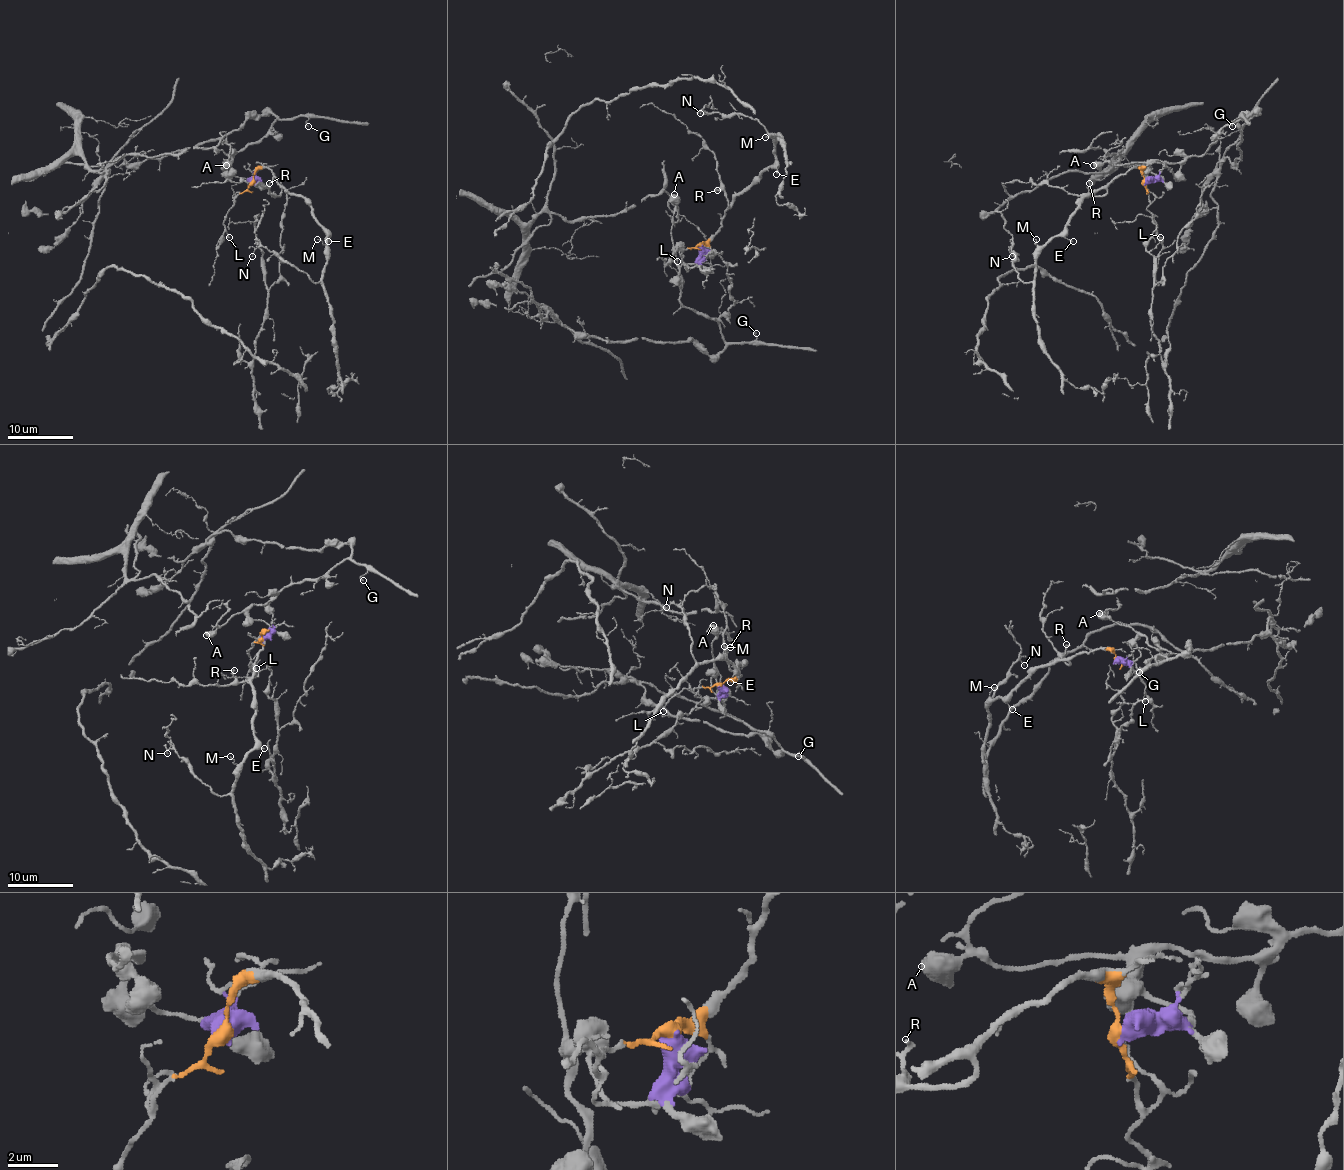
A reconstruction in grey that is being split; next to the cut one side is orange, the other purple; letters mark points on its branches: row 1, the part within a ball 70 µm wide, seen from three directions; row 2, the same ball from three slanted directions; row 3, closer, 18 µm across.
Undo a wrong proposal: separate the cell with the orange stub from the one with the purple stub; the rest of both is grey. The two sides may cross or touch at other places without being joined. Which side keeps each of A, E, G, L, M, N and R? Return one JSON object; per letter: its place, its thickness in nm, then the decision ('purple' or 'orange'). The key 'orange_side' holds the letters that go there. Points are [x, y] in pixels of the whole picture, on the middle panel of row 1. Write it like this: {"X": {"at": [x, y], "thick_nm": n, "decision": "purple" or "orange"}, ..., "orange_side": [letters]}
{"A": {"at": [674, 194], "thick_nm": 800, "decision": "purple"}, "E": {"at": [776, 174], "thick_nm": 160, "decision": "orange"}, "G": {"at": [756, 333], "thick_nm": 130, "decision": "purple"}, "L": {"at": [677, 261], "thick_nm": 160, "decision": "orange"}, "M": {"at": [765, 137], "thick_nm": 90, "decision": "orange"}, "N": {"at": [700, 113], "thick_nm": 110, "decision": "orange"}, "R": {"at": [717, 190], "thick_nm": 200, "decision": "orange"}, "orange_side": ["E", "L", "M", "N", "R"]}

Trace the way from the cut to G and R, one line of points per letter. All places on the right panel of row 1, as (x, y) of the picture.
G: (1145, 181), (1163, 178), (1149, 168), (1154, 160), (1184, 162), (1200, 155), (1224, 126), (1241, 116), (1233, 126)
R: (1145, 181), (1140, 168), (1130, 168), (1115, 178), (1104, 194), (1091, 196), (1089, 183)

